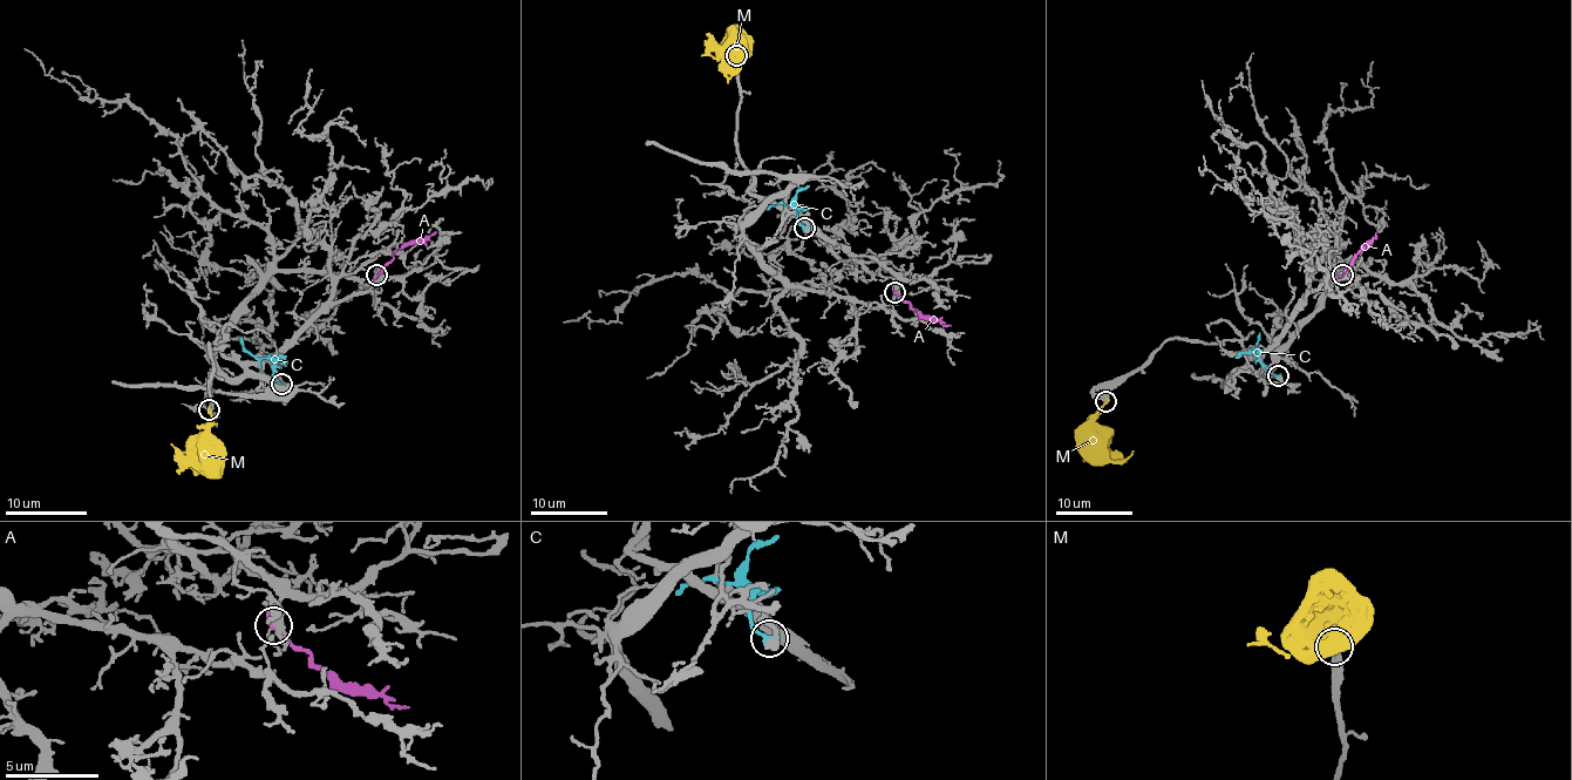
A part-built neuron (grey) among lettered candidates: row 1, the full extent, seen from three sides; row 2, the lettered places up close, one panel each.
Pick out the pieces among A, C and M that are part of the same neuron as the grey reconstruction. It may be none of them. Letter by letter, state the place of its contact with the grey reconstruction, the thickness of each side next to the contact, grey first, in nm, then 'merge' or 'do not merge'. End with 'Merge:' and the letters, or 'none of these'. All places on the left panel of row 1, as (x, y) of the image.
A: (376, 275) | 440/280 nm | do not merge
C: (281, 384) | 500/200 nm | do not merge
M: (209, 409) | 480/190 nm | merge
Merge: M

